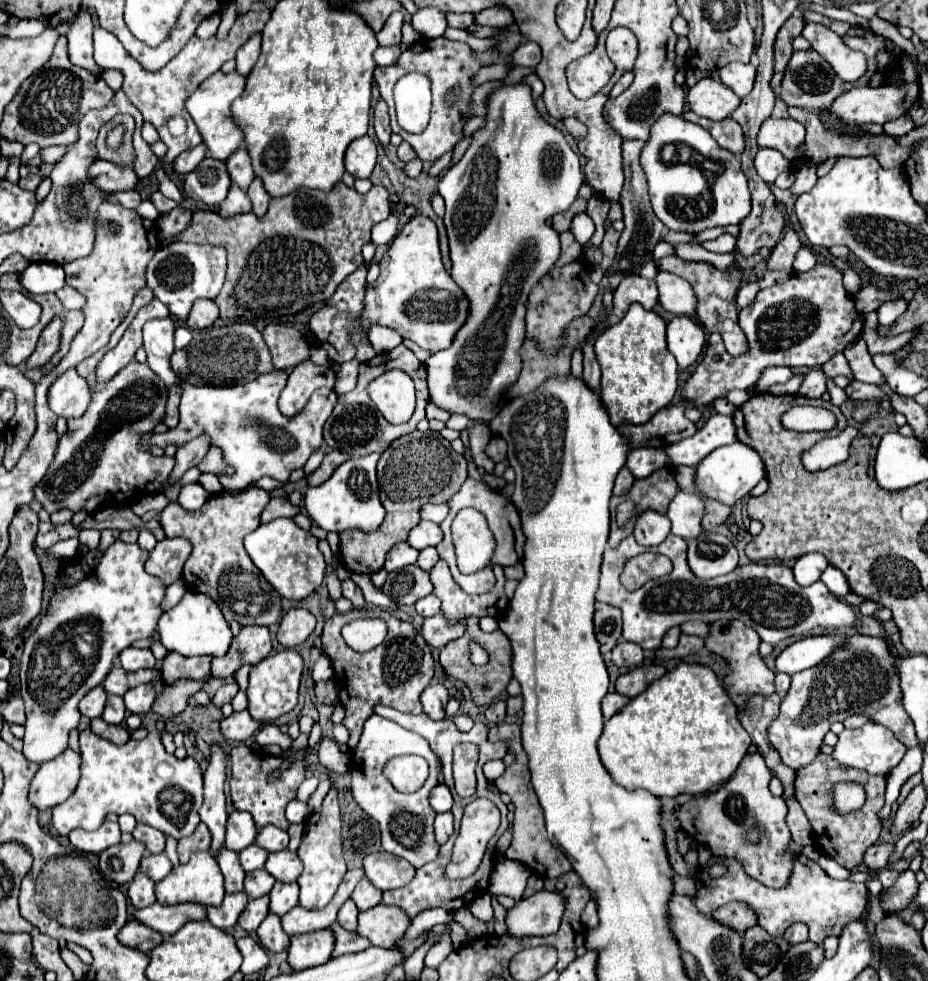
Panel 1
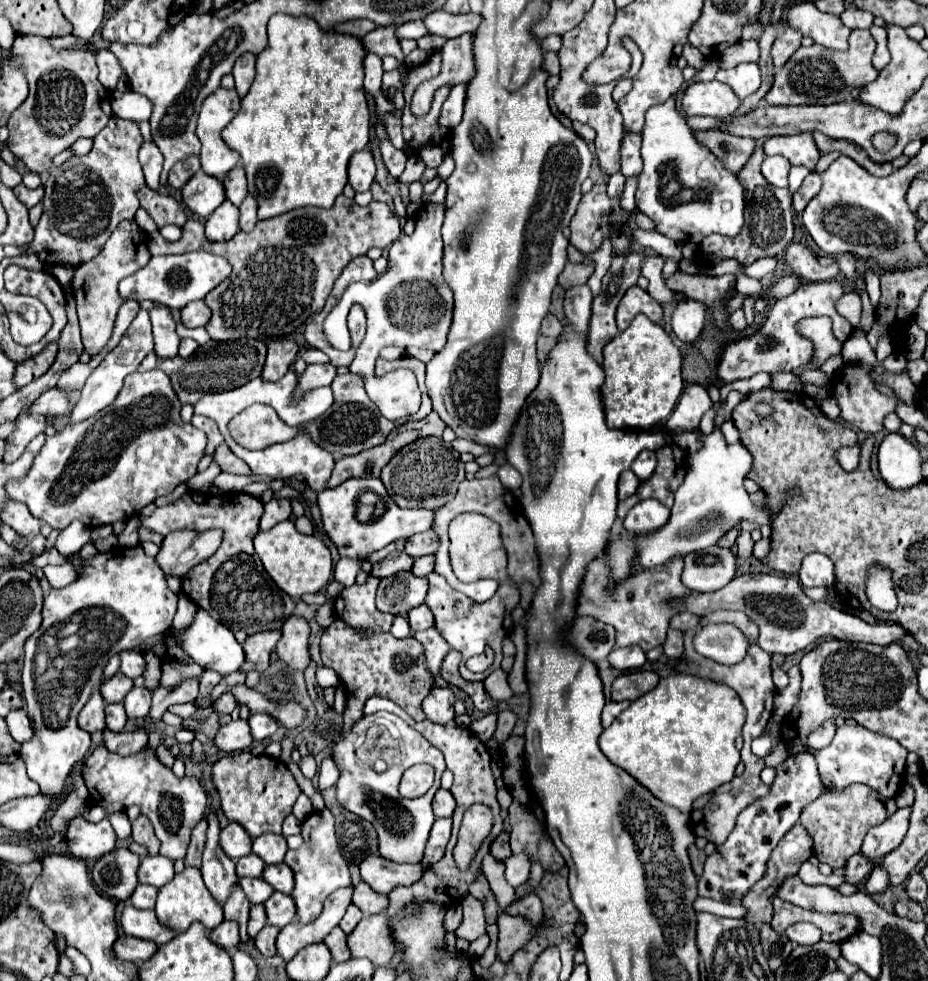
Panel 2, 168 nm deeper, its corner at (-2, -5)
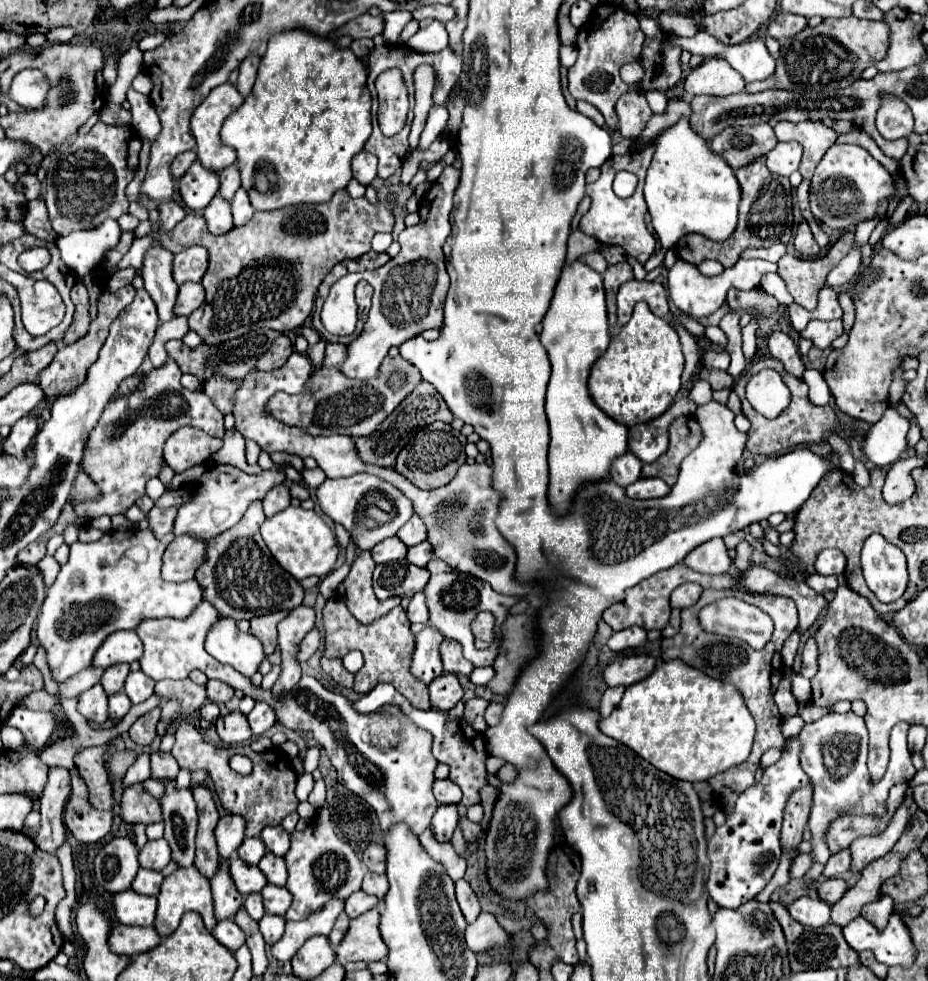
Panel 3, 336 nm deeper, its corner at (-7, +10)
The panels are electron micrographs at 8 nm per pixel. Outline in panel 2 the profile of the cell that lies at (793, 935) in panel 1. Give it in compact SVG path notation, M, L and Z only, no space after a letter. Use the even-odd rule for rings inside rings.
M799 922L799 924L793 924L787 928L787 938L795 944L801 944L801 946L807 946L807 944L815 944L821 940L819 936L819 930L813 926L813 924L807 924L807 922Z

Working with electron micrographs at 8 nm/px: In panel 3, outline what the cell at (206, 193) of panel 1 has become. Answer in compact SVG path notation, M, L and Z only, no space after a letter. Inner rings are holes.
M194 161L180 177L180 197L190 209L204 209L218 193L218 185L218 173L212 173Z

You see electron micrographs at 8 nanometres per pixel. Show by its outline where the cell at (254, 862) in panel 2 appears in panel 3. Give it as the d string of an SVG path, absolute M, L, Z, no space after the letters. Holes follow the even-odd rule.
M254 837L252 839L244 839L242 845L238 847L238 857L242 861L246 861L248 865L258 865L264 853L266 853L266 849L264 849L262 839L254 839Z

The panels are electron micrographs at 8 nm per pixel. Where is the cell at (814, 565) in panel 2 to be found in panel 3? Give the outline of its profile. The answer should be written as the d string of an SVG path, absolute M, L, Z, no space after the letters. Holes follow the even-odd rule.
M824 549L818 555L818 559L814 563L814 569L820 575L840 575L846 569L846 557L838 549Z

